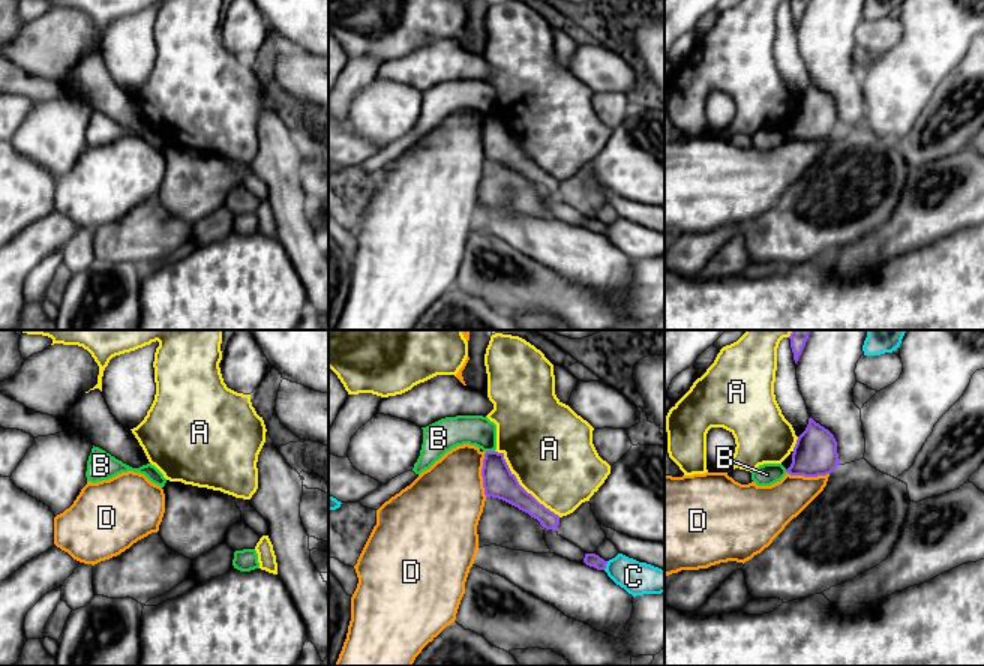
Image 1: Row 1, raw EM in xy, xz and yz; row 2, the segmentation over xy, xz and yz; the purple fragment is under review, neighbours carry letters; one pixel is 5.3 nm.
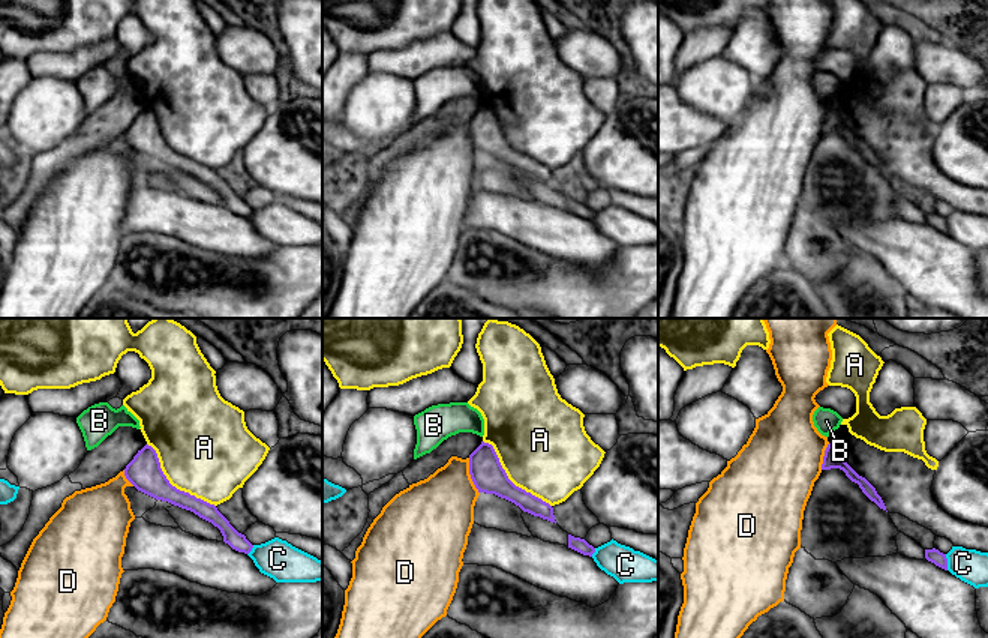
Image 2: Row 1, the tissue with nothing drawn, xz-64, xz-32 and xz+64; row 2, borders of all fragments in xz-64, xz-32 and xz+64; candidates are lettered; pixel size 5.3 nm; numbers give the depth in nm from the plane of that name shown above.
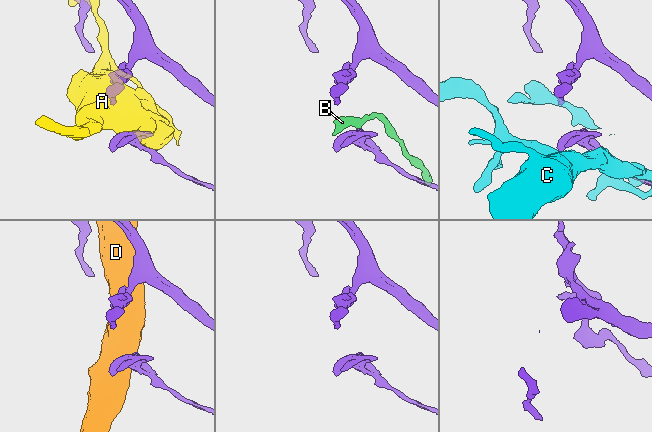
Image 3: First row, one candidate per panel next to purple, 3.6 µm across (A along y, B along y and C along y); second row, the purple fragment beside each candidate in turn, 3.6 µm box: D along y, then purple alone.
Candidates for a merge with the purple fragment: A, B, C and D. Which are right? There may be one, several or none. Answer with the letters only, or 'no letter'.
no letter

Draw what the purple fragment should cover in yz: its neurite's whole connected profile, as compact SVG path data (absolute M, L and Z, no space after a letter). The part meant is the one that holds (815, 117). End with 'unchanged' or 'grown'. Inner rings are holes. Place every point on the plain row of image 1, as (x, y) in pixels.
M810 81L806 94L796 104L792 128L786 136L818 141L831 138L838 129L840 123L834 99Z | unchanged

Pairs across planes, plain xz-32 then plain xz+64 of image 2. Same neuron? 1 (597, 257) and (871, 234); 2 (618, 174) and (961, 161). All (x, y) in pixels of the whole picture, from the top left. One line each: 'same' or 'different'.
1: same
2: same

